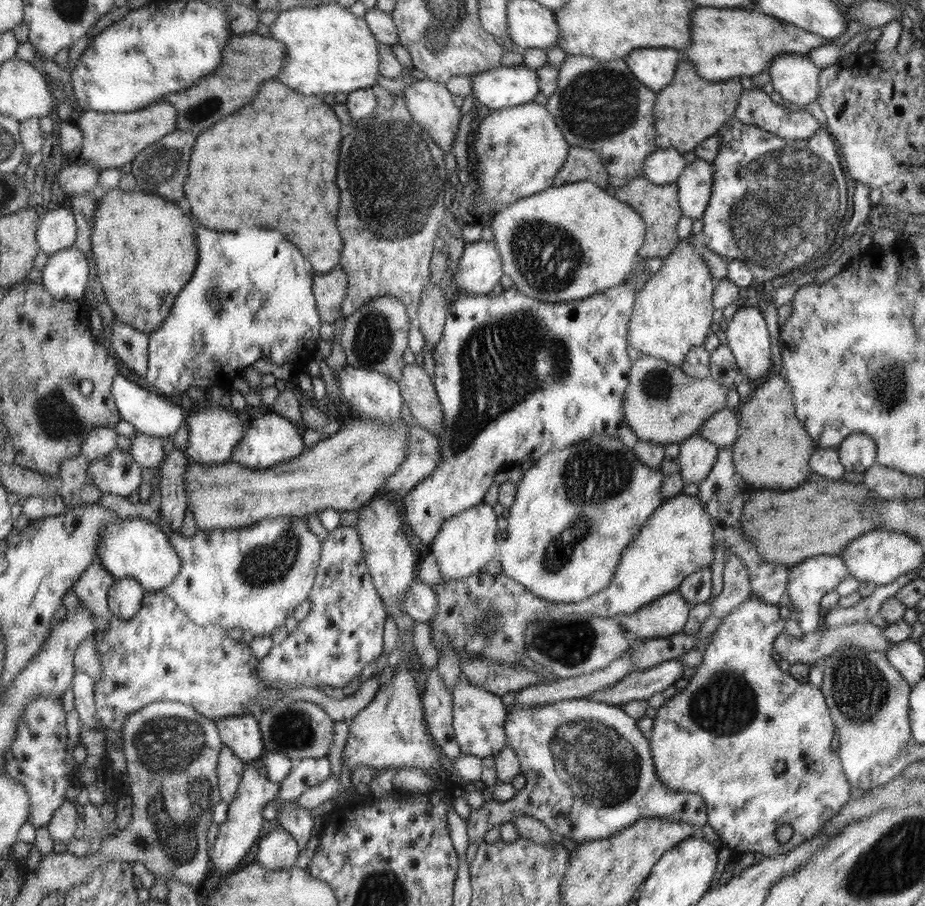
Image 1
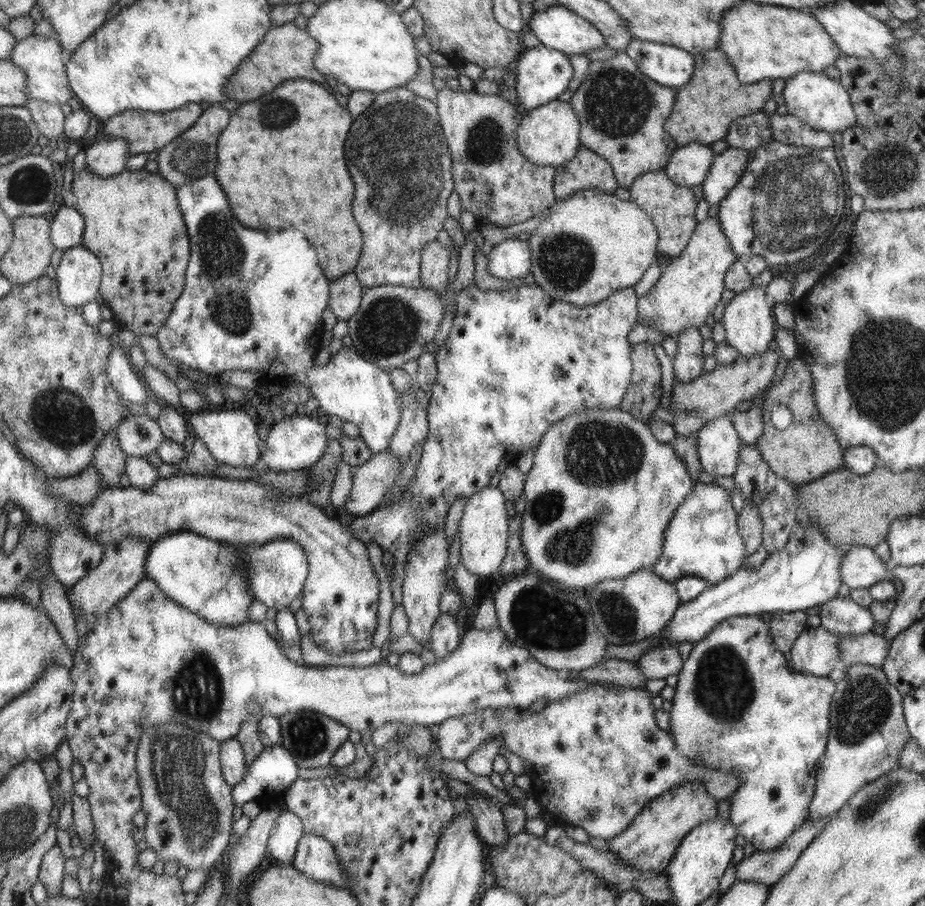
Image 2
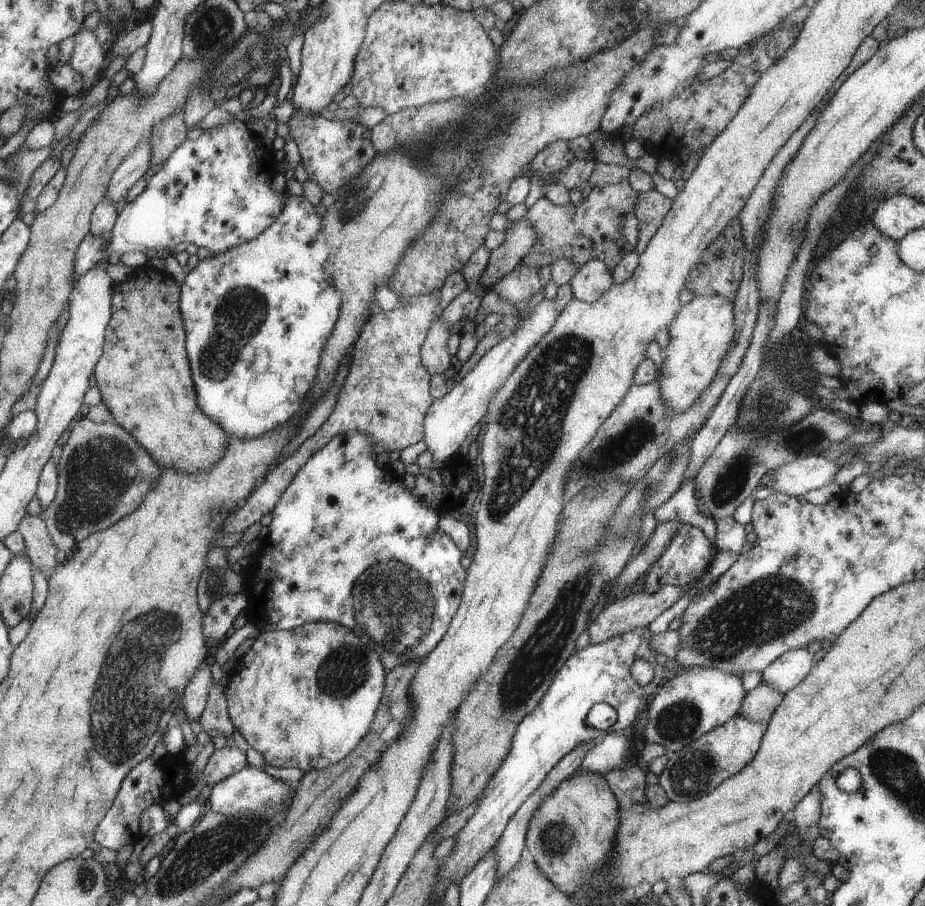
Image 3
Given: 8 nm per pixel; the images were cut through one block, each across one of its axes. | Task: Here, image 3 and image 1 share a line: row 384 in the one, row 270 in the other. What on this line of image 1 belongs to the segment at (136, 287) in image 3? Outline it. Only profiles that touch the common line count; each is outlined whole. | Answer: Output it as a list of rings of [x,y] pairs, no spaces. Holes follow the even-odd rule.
[[[116,187],[99,195],[94,226],[91,227],[91,253],[96,260],[96,274],[107,298],[106,302],[116,319],[148,335],[161,328],[164,319],[170,314],[175,298],[193,278],[198,262],[194,224],[196,222],[190,218],[182,203],[157,194],[148,194],[142,190],[123,191]]]

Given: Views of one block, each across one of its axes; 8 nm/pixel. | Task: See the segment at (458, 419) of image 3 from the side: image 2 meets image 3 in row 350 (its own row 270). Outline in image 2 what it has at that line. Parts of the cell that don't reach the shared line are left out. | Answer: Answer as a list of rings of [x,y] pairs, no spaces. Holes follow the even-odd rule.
[[[509,237],[487,257],[487,271],[496,278],[511,280],[525,277],[531,269],[532,253],[528,241]]]

